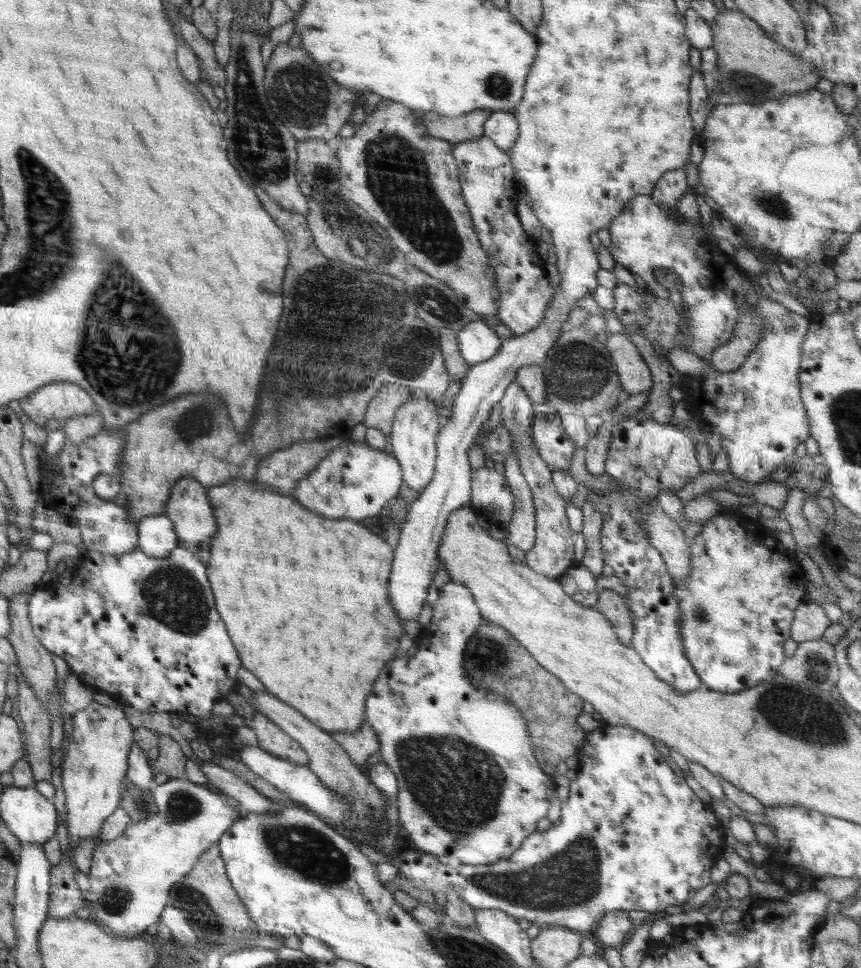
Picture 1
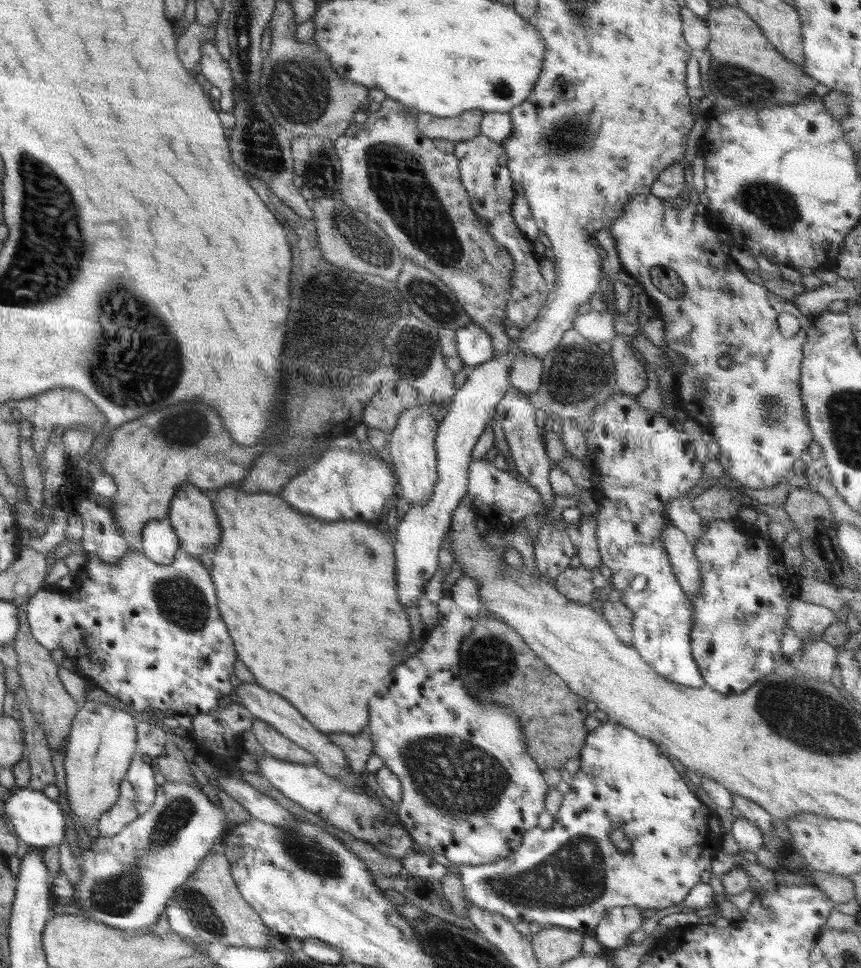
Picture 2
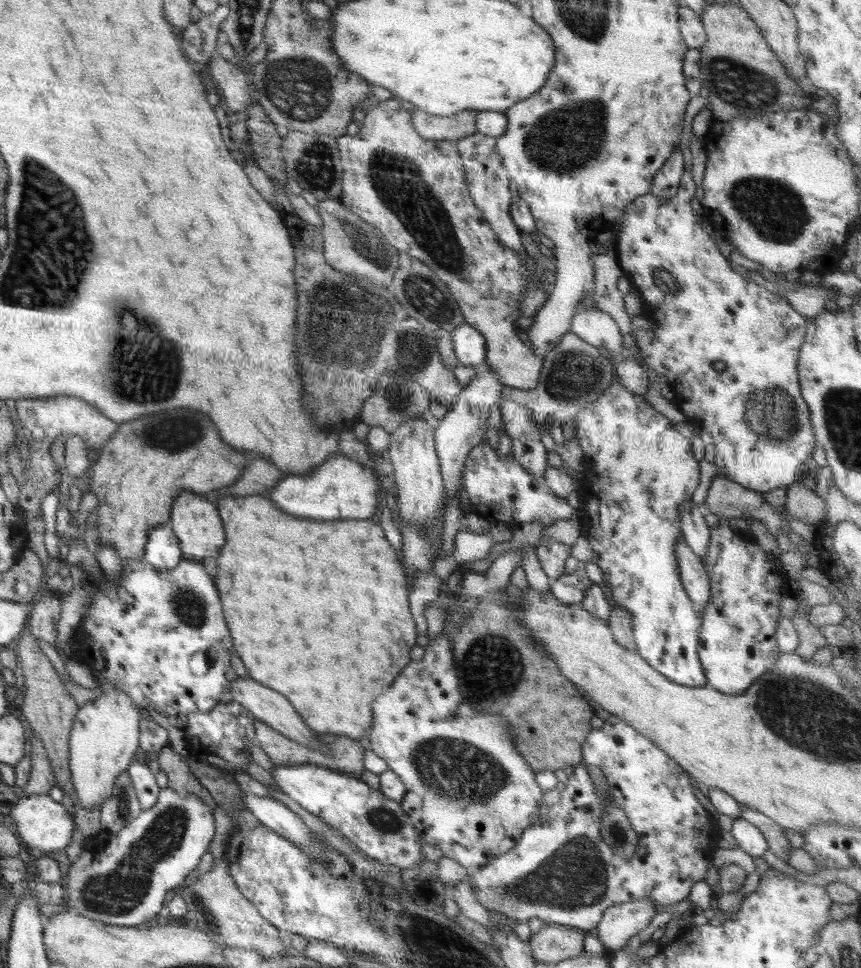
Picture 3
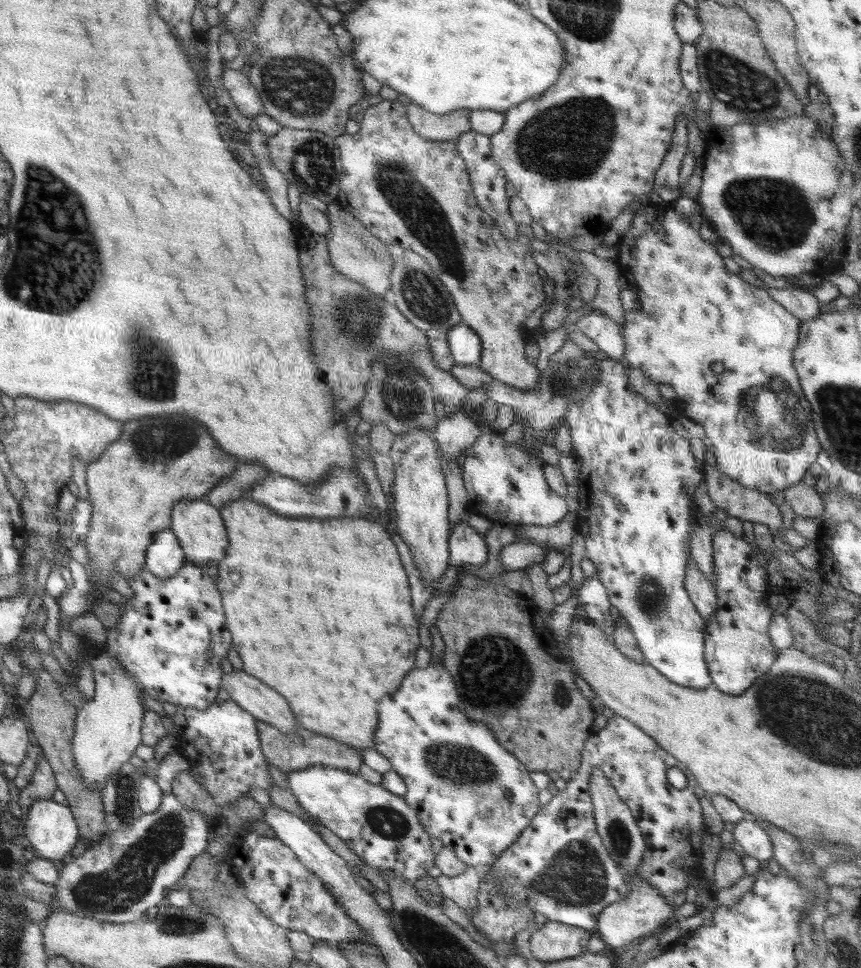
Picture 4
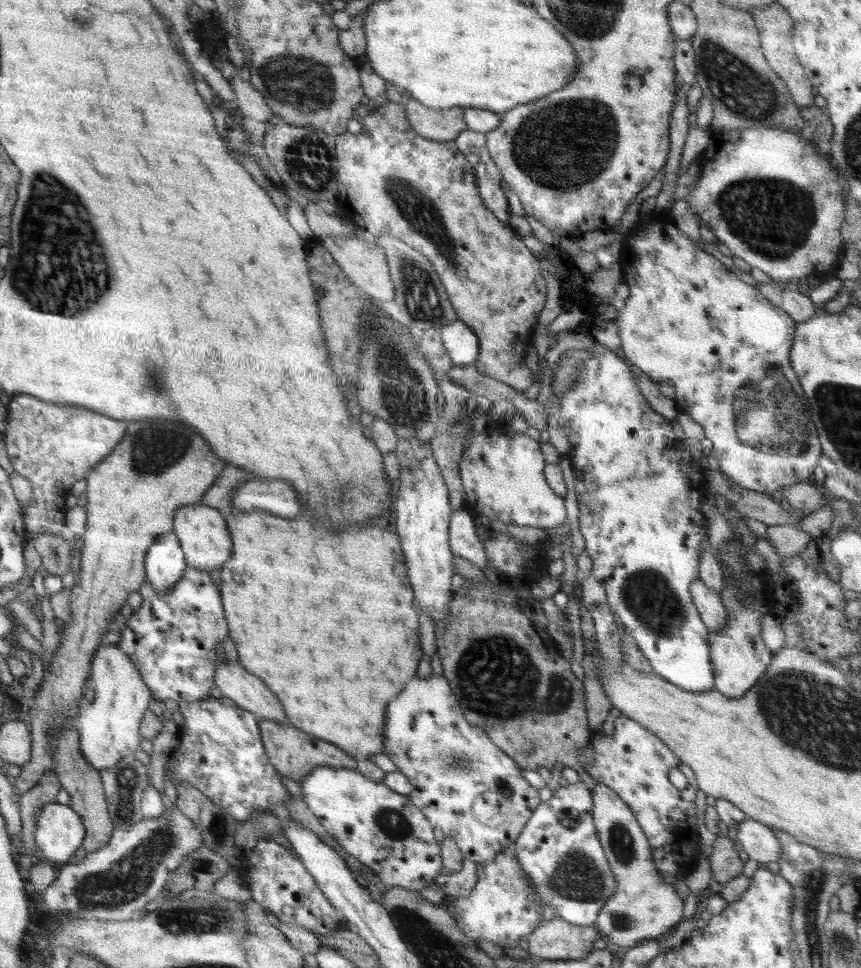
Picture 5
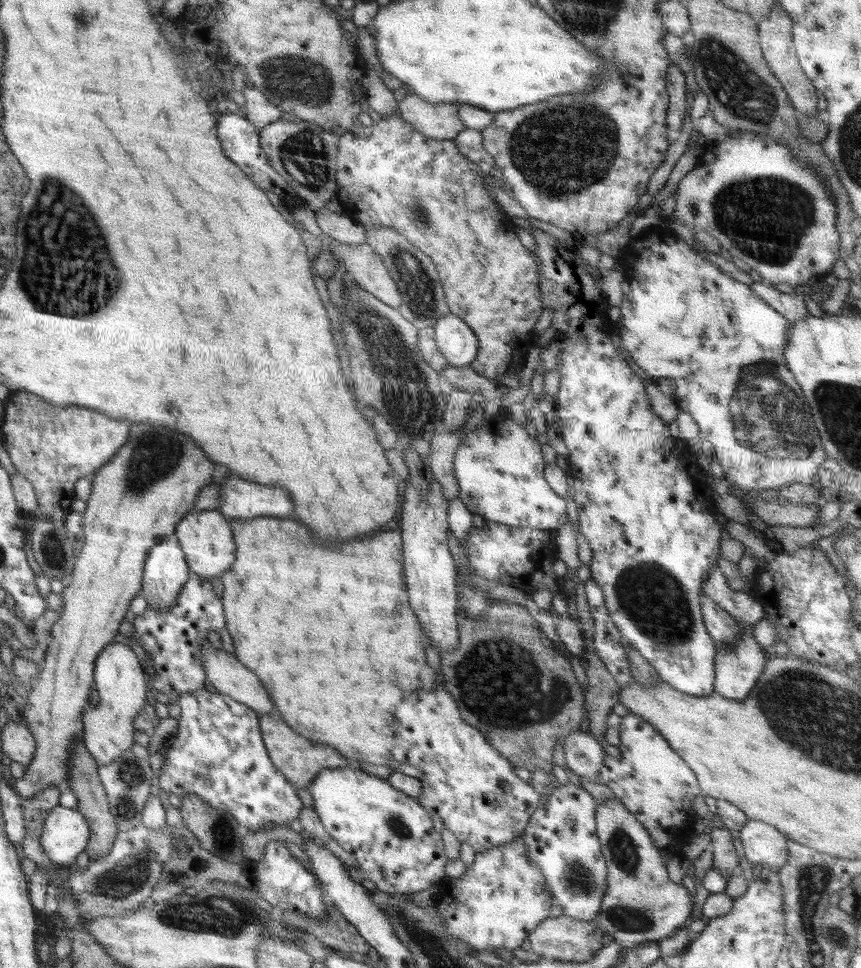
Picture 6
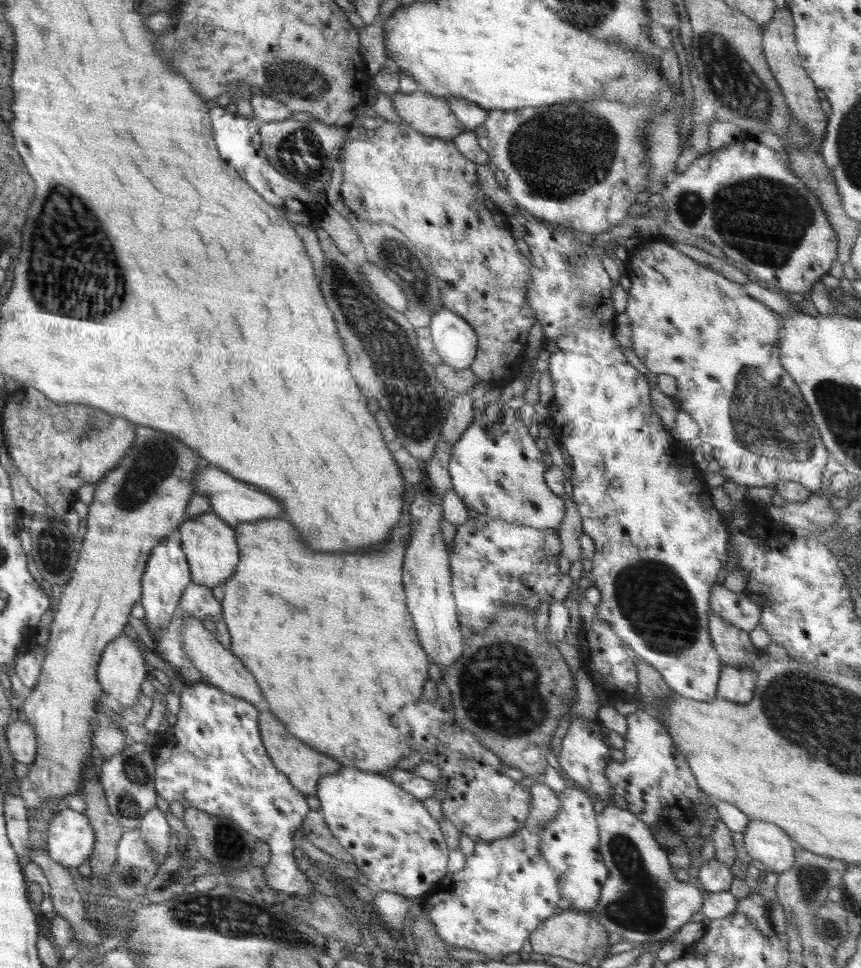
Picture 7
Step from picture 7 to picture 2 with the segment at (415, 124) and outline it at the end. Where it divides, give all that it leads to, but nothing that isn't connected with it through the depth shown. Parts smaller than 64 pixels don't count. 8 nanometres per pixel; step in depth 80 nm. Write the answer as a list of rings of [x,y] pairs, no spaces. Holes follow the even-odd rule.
[[[470,110],[453,118],[441,118],[428,113],[416,116],[418,130],[425,137],[435,140],[452,140],[456,143],[470,140],[481,134],[480,123],[484,119],[484,111]]]

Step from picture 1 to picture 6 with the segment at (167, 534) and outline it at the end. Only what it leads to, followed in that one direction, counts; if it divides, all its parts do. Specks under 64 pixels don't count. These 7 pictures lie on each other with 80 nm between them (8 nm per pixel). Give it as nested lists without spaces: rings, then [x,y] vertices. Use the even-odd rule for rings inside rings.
[[[175,535],[164,537],[152,546],[145,566],[145,590],[142,590],[148,607],[162,612],[171,610],[190,573]]]

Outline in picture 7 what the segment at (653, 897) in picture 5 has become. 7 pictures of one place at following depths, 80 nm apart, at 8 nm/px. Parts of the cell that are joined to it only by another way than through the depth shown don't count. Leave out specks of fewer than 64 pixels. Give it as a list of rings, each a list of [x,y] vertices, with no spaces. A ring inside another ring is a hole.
[[[606,806],[595,819],[599,830],[600,852],[608,869],[608,878],[593,910],[597,921],[608,932],[620,934],[624,941],[630,940],[637,944],[647,945],[650,942],[664,941],[674,935],[694,913],[701,910],[707,895],[702,894],[700,888],[676,879],[669,863],[668,851],[656,842],[651,828],[638,820],[628,809]]]

